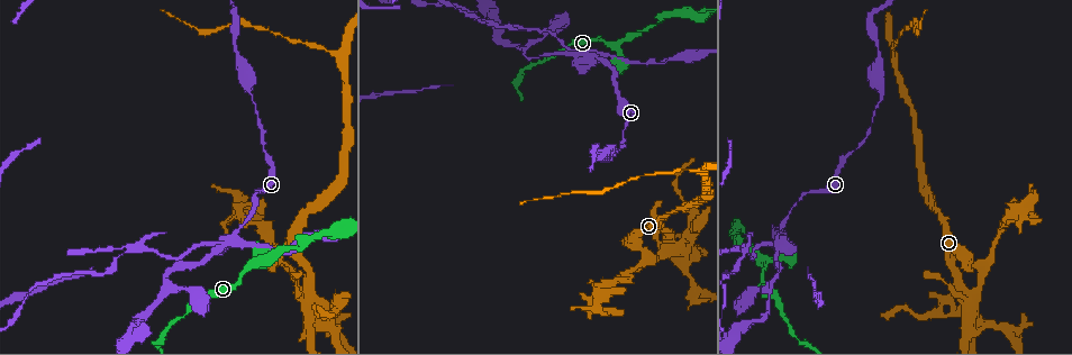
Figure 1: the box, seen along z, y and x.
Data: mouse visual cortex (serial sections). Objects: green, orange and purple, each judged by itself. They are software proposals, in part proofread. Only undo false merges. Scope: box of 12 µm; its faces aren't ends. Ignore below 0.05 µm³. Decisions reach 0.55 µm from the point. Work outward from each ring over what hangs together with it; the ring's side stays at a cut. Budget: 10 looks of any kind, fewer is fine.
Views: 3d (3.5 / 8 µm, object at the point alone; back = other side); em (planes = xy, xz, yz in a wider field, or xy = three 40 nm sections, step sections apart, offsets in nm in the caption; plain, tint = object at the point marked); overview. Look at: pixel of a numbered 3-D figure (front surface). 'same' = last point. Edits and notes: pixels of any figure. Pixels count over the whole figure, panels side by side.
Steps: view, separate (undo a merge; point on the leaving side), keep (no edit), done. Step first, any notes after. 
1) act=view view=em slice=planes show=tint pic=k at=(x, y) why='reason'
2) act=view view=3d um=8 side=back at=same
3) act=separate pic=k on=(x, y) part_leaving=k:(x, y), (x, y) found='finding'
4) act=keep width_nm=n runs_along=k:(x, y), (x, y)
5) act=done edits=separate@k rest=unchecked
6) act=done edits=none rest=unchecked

act=view view=3d um=3.5 pic=1 at=(593, 57) why='looks like a crossing'

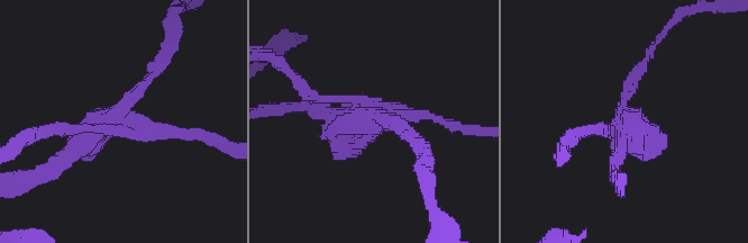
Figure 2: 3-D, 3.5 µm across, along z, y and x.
act=view view=em slice=xy step=3 show=tint pic=2 at=(372, 117)

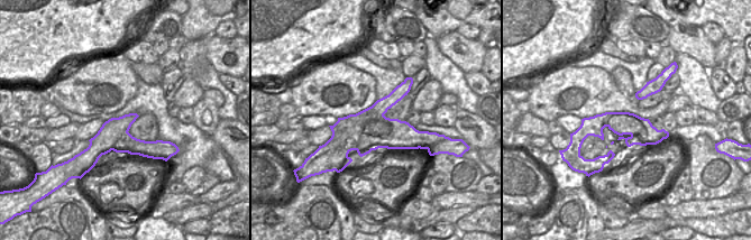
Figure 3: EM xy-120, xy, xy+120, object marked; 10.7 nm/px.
act=separate pic=2 on=(304, 92) width_nm=440 border=3:(384, 116), (331, 157) found='a second cell is stuck on'

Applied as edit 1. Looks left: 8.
act=view view=overview

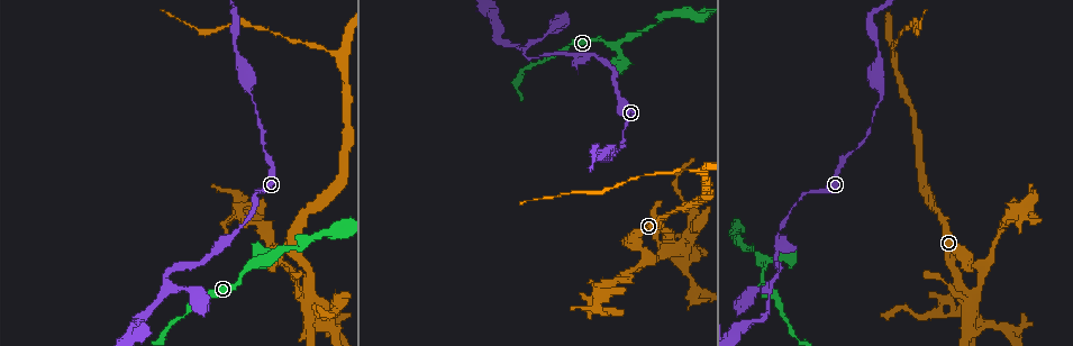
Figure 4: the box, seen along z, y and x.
act=view view=3d um=3.5 pic=4 at=(522, 49) why='two arms in line, one across'

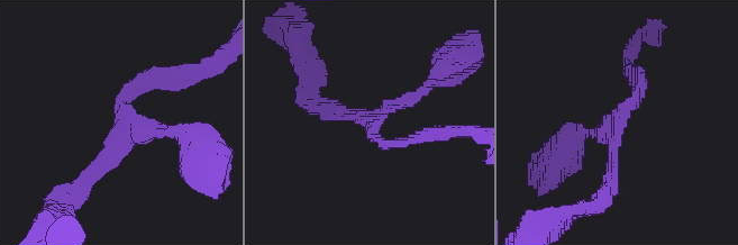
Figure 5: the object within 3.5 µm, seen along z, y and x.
act=view view=em slice=xy step=2 show=tint pic=5 at=(121, 117) arms=3 arm_widths_nm=150,150,150 why='shape alone is not enough'

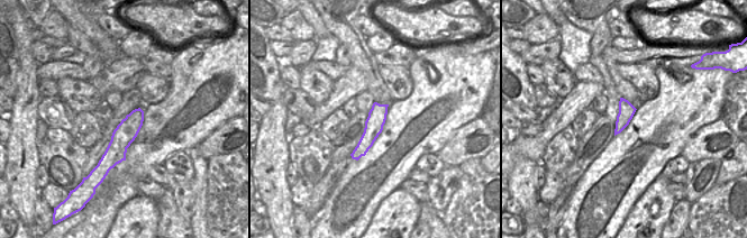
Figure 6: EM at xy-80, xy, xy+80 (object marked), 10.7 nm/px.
act=view view=em slice=xy step=3 show=tint at=same why='another direction'

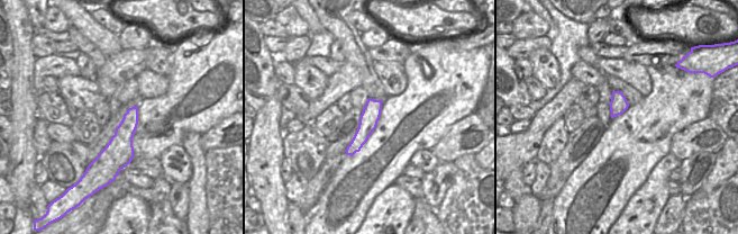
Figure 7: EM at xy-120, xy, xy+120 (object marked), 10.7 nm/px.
act=keep width_nm=200 runs_along=7:(379, 102), (349, 152) found='all the same cell'

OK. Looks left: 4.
act=view view=3d um=8 side=back pic=4 at=(972, 310) why='arms part here'

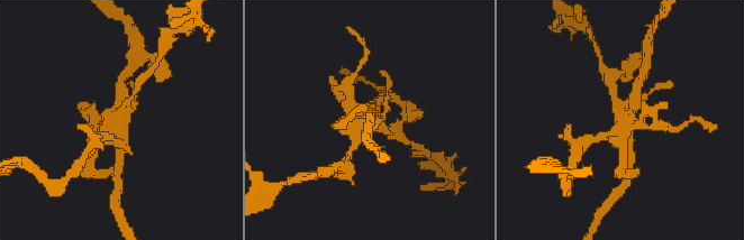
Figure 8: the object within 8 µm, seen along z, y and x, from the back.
act=view view=em slice=planes show=tint pic=8 at=(621, 121)

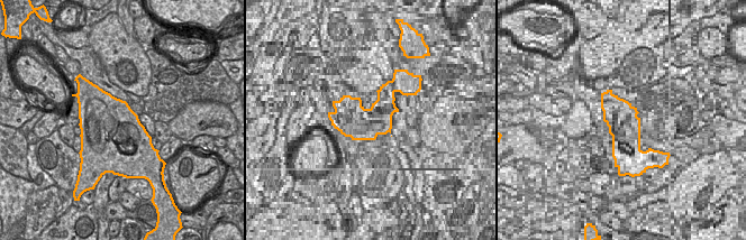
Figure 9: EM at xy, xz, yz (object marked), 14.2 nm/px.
act=separate pic=8 on=(615, 131) width_nm=900 part_leaving=8:(622, 118), (617, 136), (596, 137) found='two cells meet here'

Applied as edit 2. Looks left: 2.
act=done edits=separate@2,separate@8 rest=unchecked

